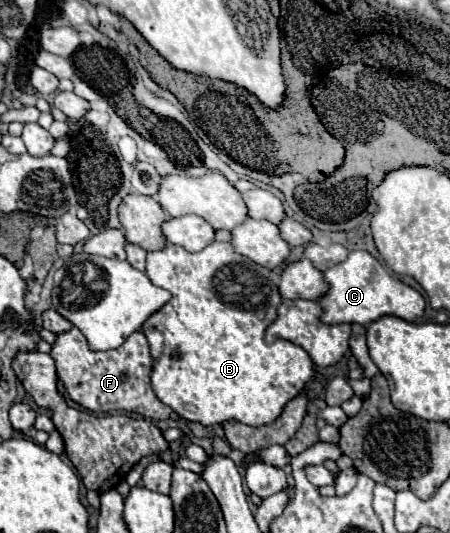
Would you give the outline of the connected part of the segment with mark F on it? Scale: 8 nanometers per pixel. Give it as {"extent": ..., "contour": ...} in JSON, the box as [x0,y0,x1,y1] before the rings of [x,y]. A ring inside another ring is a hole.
{"extent":[50,327,172,421],"contour":[[[72,327],[70,331],[56,335],[50,357],[56,363],[56,375],[64,385],[68,397],[84,409],[90,409],[94,413],[128,411],[154,421],[168,419],[172,413],[172,409],[164,405],[150,387],[152,357],[142,331],[134,331],[132,335],[128,335],[118,349],[90,351],[86,345],[86,337],[76,327]]]}

